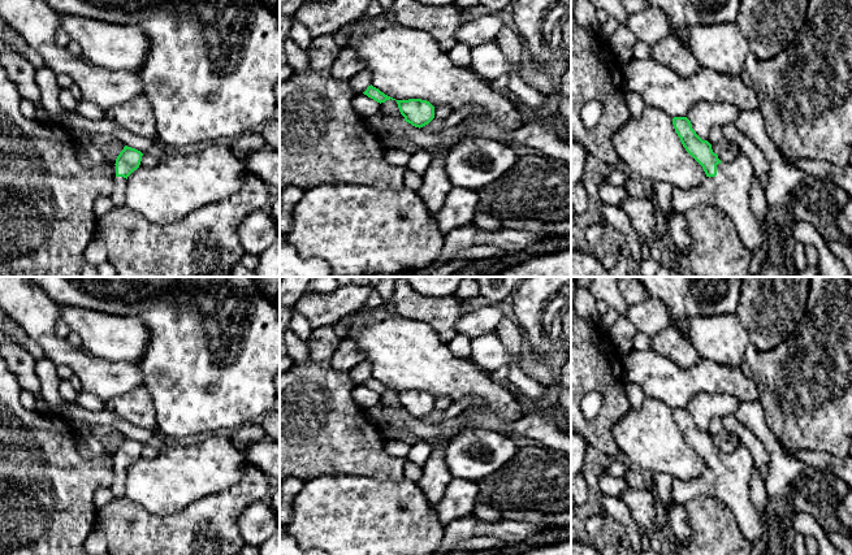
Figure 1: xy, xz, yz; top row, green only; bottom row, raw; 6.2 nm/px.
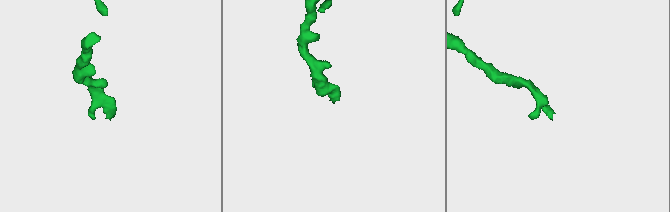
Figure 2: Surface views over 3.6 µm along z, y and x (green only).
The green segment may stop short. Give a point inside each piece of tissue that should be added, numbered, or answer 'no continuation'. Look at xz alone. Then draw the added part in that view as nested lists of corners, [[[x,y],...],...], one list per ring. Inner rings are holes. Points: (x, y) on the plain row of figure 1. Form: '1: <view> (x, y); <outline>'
no continuation

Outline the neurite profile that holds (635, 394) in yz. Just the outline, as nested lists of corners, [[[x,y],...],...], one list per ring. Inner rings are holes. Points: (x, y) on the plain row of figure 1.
[[[631,382],[627,383],[627,396],[631,403],[631,408],[635,409],[640,408],[645,399],[643,389]]]

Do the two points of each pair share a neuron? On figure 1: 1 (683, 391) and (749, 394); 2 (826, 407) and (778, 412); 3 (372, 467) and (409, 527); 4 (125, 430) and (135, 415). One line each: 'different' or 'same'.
1: same
2: same
3: different
4: different

